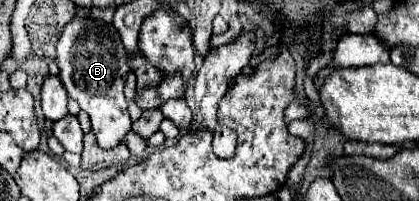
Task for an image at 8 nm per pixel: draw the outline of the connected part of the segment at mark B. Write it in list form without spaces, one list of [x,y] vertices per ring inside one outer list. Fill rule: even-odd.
[[[73,17],[57,41],[57,65],[69,97],[89,115],[99,147],[113,149],[131,131],[131,117],[123,93],[129,65],[119,31],[101,19]]]

